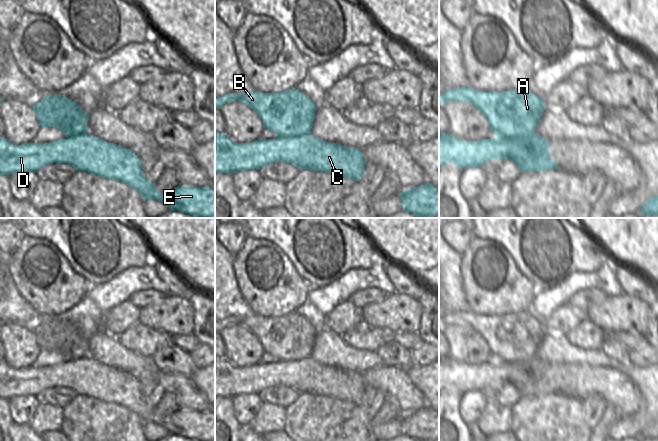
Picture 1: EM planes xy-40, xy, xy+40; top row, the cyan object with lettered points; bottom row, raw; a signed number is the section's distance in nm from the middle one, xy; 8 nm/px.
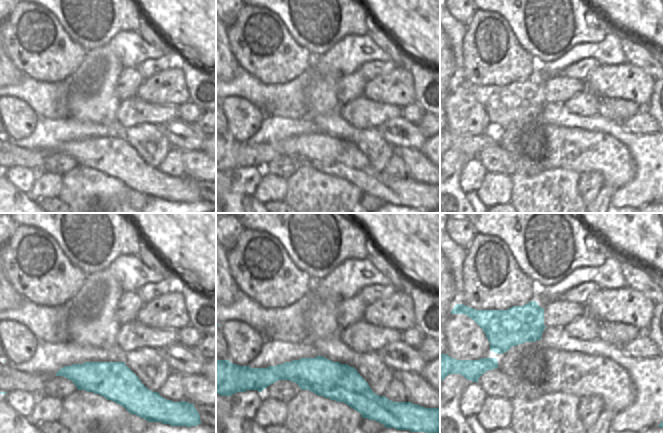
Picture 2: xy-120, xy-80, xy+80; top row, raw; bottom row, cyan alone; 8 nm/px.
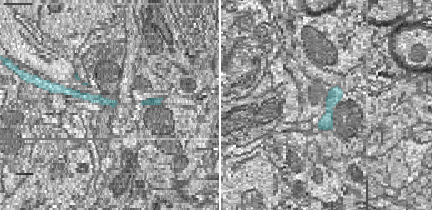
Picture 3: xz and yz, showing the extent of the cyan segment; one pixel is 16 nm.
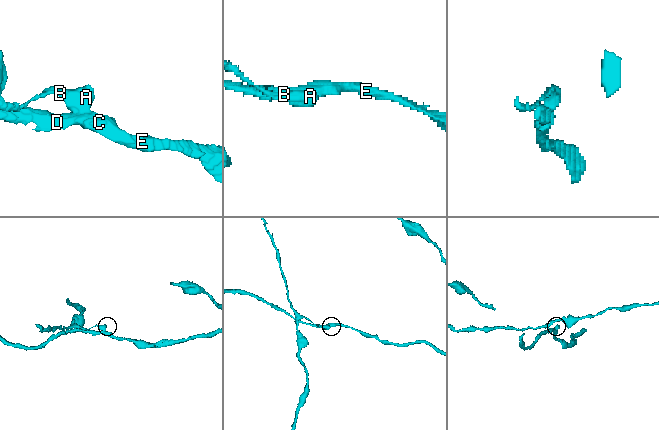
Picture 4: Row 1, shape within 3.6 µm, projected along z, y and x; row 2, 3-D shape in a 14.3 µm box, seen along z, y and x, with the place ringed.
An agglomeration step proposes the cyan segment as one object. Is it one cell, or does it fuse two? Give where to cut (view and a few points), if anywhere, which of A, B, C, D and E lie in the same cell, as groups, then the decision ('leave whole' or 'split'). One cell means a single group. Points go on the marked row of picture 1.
cut xy+40 (534, 132), (527, 136), (497, 137); groups A B / C D E; split

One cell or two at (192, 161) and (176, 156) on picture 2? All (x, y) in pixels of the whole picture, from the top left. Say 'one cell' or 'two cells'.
two cells

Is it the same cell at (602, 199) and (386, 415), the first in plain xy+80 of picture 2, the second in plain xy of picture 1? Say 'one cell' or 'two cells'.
one cell

